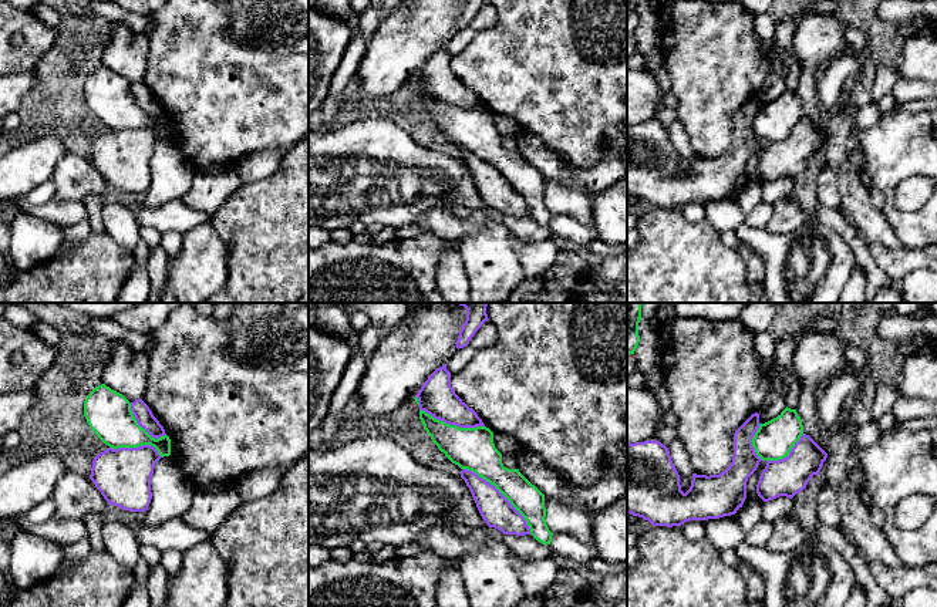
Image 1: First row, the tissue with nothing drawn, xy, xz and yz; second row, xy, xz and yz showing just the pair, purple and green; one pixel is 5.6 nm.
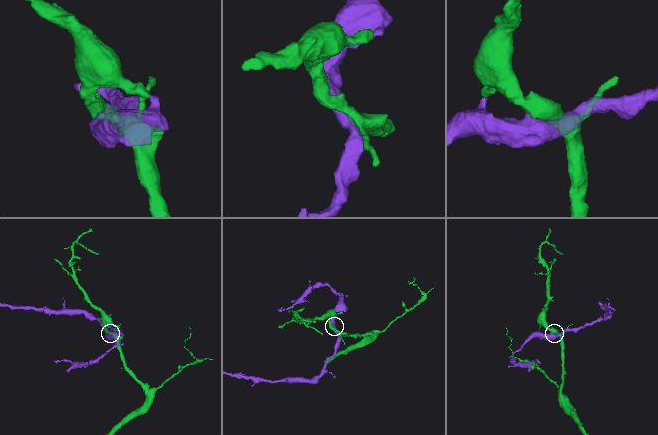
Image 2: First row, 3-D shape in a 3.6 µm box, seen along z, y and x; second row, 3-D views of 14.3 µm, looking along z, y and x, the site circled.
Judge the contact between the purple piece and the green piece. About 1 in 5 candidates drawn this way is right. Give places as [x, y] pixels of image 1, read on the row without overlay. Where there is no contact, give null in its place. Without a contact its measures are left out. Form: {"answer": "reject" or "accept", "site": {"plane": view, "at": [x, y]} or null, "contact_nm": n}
{"answer": "reject", "site": {"plane": "xz", "at": [502, 176]}, "contact_nm": 550}

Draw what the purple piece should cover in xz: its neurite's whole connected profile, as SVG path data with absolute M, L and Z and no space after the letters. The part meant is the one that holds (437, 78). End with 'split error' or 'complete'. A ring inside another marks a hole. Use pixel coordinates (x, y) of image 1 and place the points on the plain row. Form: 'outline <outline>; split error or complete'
outline M446 45L437 50L417 75L418 88L435 101L459 109L485 108L478 95L471 91L451 68L451 54Z; complete

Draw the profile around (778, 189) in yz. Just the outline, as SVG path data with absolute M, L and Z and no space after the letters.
M779 178L769 183L765 183L762 190L762 200L769 203L775 203L782 199L789 199L793 195L793 189L791 186L791 181L786 178Z

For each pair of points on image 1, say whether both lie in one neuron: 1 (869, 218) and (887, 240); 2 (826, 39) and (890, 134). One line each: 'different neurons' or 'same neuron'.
1: same neuron
2: different neurons

